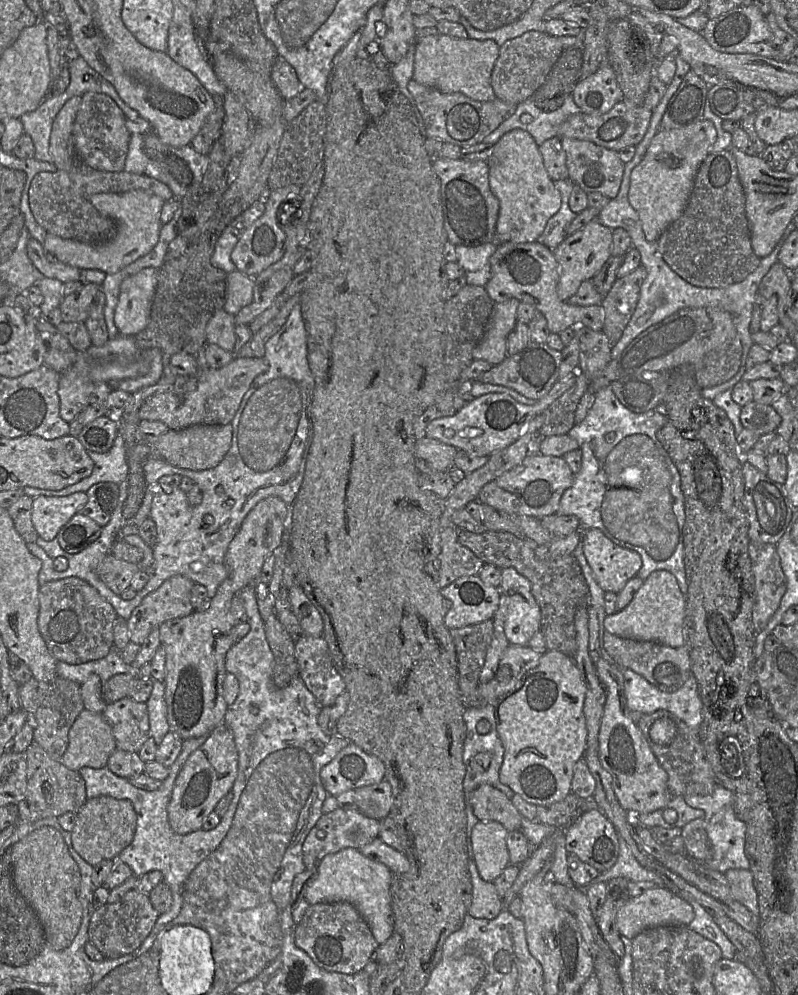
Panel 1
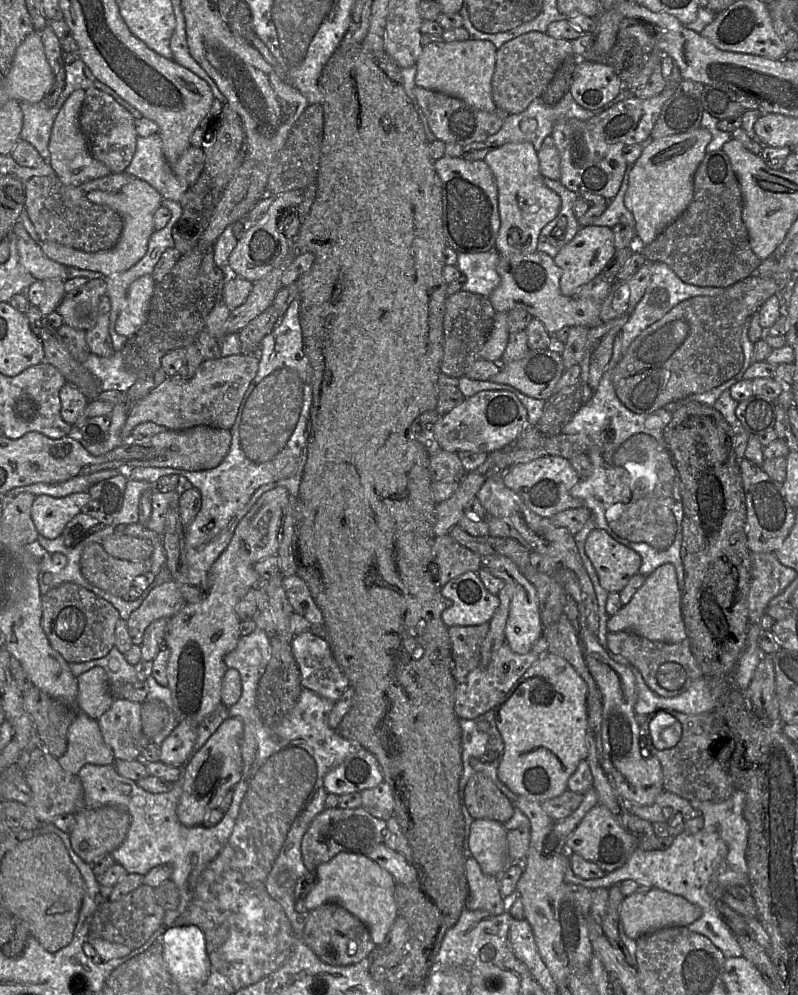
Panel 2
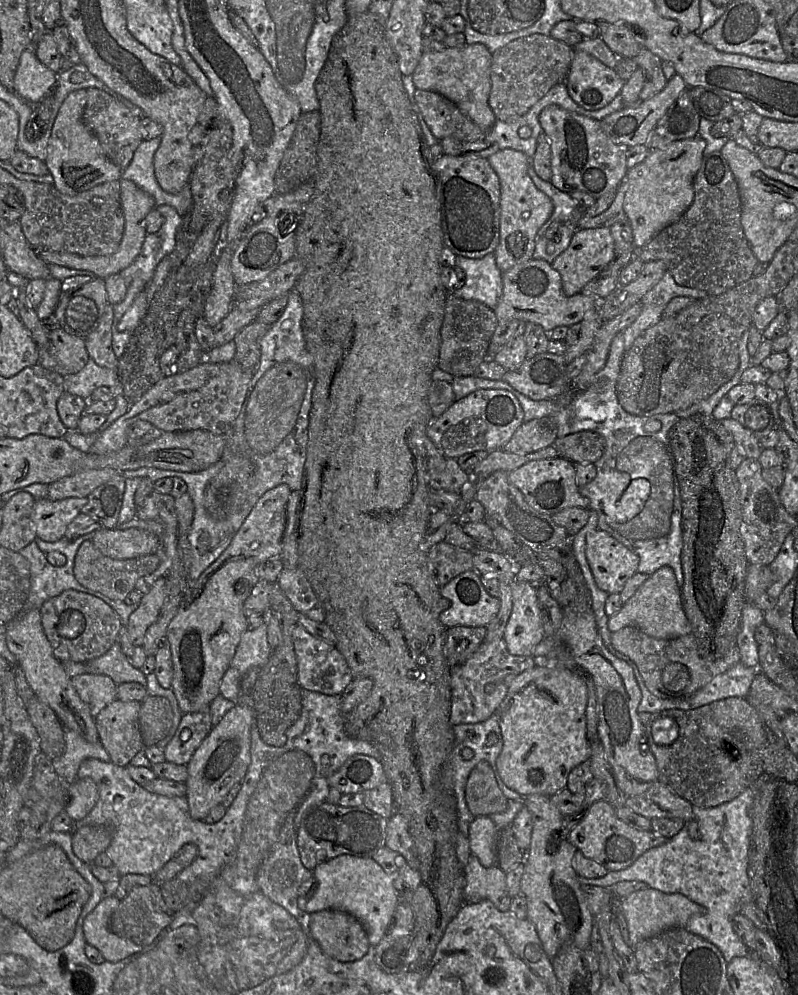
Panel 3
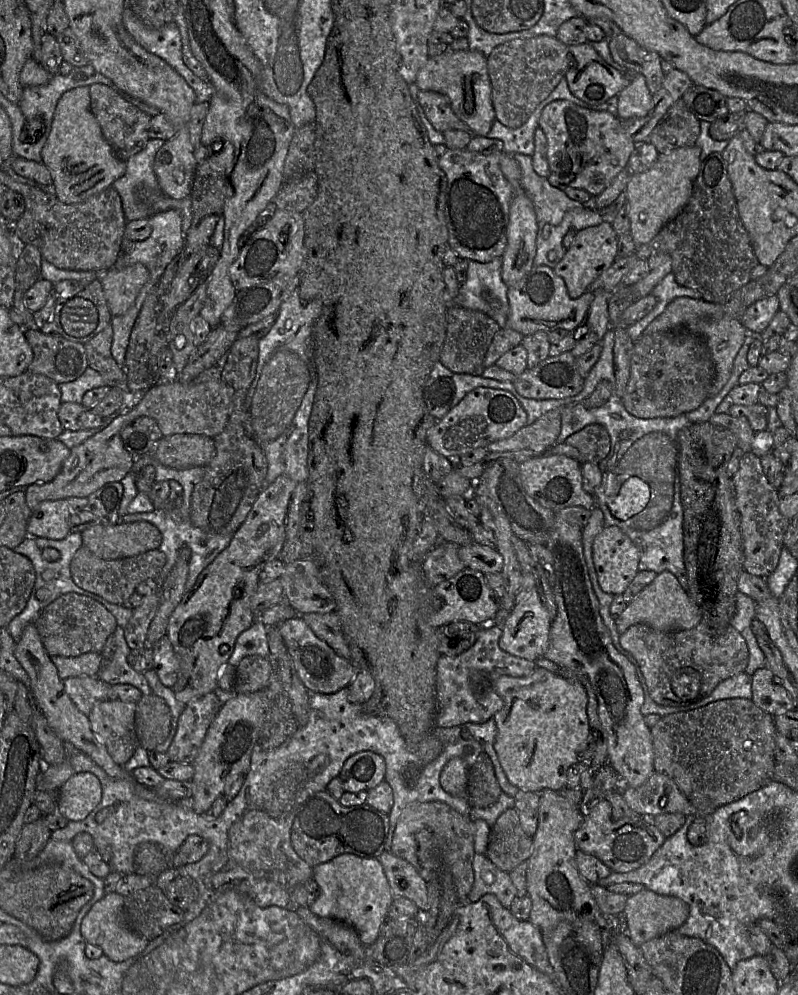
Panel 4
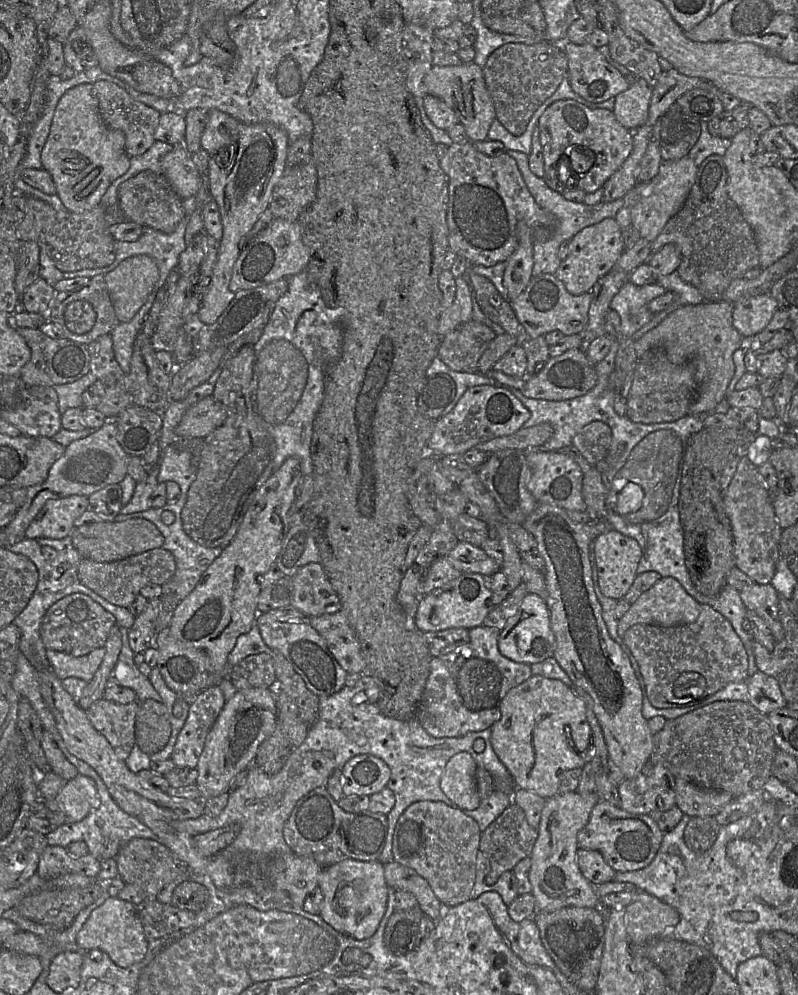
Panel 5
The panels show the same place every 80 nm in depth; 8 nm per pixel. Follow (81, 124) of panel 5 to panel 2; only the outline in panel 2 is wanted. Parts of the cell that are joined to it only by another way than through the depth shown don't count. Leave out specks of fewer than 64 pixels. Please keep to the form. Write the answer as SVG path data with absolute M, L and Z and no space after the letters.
M76 90L68 97L54 120L49 139L48 149L50 155L47 162L53 168L55 176L63 184L69 186L79 186L111 173L103 163L93 157L81 130L79 115L84 98L84 90Z

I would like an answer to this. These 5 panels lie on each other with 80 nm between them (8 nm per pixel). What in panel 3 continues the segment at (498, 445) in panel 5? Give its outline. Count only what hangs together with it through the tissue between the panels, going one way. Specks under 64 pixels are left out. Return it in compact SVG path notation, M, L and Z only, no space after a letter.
M560 410L538 419L524 422L502 450L515 454L527 454L552 446L557 439L555 415Z

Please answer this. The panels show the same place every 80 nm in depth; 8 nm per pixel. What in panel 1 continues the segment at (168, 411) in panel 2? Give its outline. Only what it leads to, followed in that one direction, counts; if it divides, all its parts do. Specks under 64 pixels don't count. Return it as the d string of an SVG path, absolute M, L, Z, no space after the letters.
M234 356L226 366L218 369L203 367L198 373L198 383L193 392L184 399L172 390L150 396L141 405L140 420L161 421L170 430L180 430L193 425L225 425L233 420L242 398L252 381L268 369L264 358Z

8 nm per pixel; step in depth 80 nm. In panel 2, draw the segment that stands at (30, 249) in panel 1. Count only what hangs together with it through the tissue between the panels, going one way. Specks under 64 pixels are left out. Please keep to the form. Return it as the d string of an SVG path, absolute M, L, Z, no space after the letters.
M18 221L11 231L17 238L19 262L37 281L68 279L68 268L44 255L40 243L34 241Z

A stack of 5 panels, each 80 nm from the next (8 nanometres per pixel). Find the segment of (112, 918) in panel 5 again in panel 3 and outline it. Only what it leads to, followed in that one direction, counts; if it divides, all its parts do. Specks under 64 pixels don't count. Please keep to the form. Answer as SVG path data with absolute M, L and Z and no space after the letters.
M114 895L103 898L87 915L83 924L86 942L97 948L109 962L119 962L138 953L143 947L115 935L108 929L108 921L120 901Z

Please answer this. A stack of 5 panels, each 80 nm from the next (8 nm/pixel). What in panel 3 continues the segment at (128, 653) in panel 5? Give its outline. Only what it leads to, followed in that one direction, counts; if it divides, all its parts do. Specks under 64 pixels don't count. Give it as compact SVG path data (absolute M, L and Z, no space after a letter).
M118 641L105 654L85 663L87 673L107 675L118 685L123 682L147 685L146 675L130 663Z

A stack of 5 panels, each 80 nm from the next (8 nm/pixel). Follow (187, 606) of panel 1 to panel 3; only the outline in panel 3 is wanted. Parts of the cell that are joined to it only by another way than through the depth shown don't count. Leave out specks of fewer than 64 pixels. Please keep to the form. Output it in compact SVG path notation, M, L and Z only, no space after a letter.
M166 576L156 579L149 592L142 595L138 608L128 619L127 631L132 645L143 646L148 627L158 618L166 597Z

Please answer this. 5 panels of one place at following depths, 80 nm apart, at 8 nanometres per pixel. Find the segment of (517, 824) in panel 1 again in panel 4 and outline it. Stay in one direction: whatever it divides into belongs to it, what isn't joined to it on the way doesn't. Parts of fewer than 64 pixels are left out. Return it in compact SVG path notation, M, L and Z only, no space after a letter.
M481 754L469 769L468 801L472 808L487 808L493 805L502 793L493 763L486 754Z

